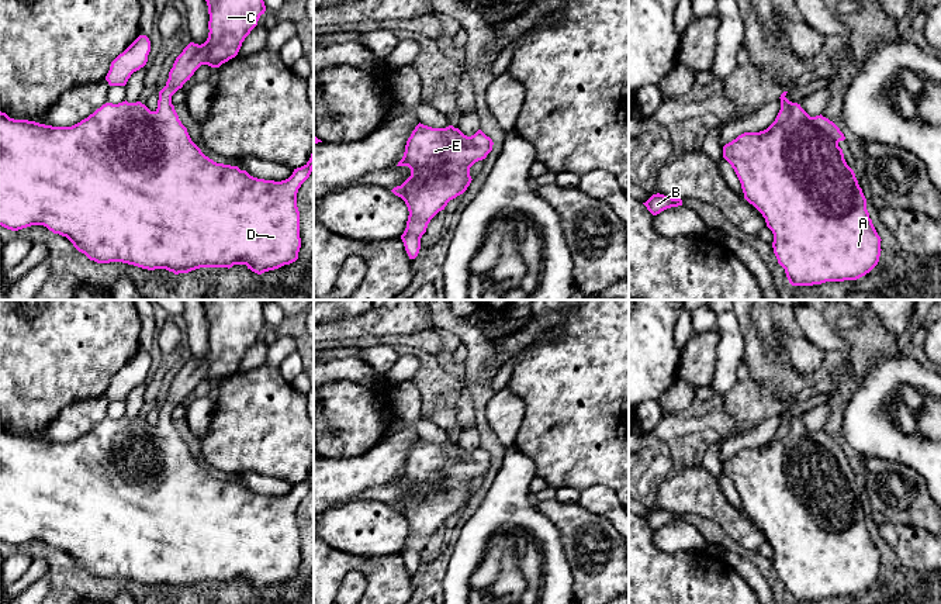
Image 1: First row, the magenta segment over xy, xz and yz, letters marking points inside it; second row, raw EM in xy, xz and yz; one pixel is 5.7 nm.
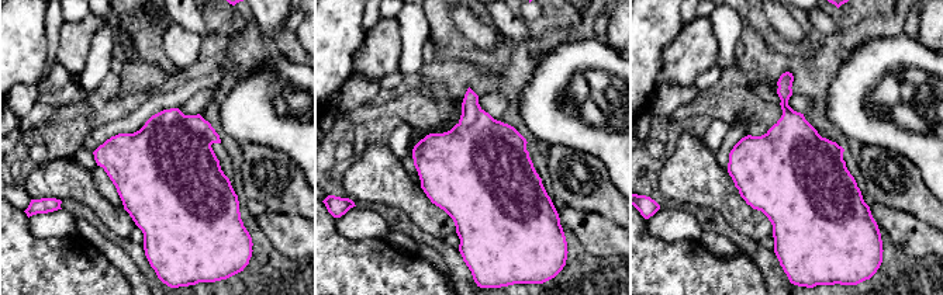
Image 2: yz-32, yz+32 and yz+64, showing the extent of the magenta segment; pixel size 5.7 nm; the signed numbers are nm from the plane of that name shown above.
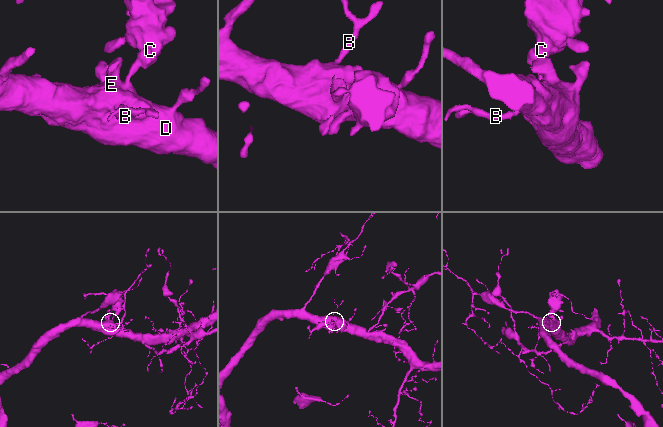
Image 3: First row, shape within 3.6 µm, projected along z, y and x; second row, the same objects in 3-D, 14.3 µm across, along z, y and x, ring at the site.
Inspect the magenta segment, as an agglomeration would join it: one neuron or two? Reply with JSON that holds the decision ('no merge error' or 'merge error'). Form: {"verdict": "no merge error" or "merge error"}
{"verdict": "no merge error"}

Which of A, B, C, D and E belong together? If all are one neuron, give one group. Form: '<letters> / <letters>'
A B C D E

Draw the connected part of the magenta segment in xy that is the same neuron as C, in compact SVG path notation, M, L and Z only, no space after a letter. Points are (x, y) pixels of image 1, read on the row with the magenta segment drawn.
M205 0L208 6L208 38L198 45L190 42L183 52L176 58L173 68L169 72L166 86L159 92L158 108L151 111L141 101L128 103L127 100L118 104L105 103L87 118L72 127L52 127L28 120L14 120L0 111L0 225L18 231L31 225L44 225L53 234L66 237L73 246L84 253L90 260L97 263L122 262L142 269L155 270L166 269L179 273L188 273L200 268L232 268L233 265L246 265L252 272L262 275L269 270L290 265L298 259L301 248L300 238L300 211L297 207L297 193L301 184L309 177L314 169L314 152L309 161L294 169L293 175L281 182L264 180L250 176L246 170L238 166L217 163L205 156L201 149L191 141L187 128L179 120L179 115L172 104L172 96L190 80L194 72L201 65L219 68L222 63L235 58L245 38L257 25L262 14L266 11L263 0Z

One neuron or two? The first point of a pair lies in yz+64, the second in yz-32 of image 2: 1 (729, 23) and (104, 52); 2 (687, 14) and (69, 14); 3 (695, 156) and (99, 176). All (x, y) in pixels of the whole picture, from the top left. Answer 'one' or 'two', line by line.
1: one
2: two
3: two

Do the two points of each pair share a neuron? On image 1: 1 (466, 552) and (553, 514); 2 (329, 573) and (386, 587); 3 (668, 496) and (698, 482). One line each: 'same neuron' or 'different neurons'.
1: different neurons
2: same neuron
3: same neuron

